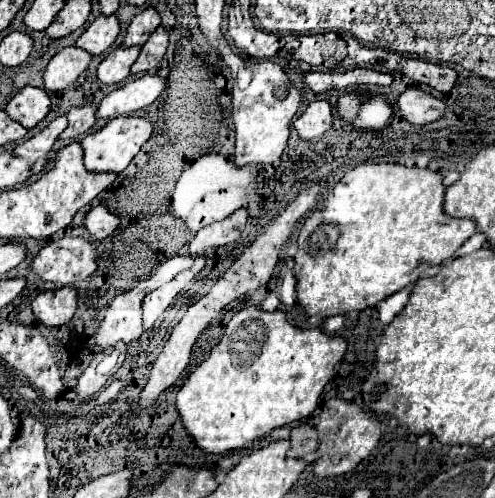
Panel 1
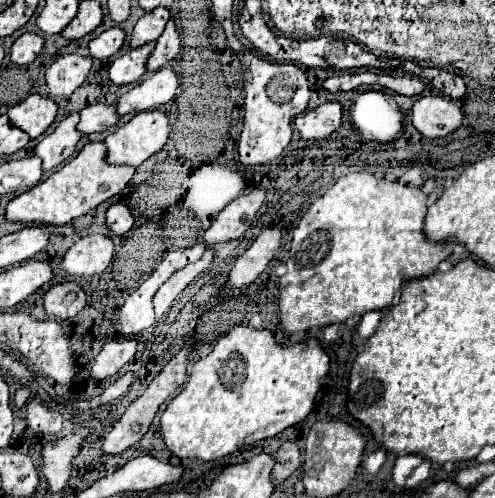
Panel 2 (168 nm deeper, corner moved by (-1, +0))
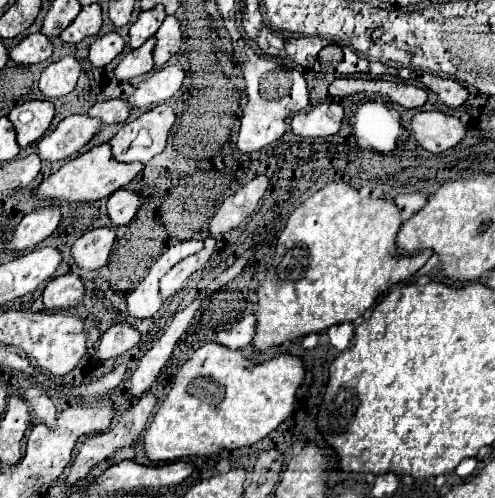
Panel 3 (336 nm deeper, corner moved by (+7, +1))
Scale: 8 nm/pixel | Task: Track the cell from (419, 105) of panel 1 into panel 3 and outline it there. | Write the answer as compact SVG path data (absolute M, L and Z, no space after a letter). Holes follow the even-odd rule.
M420 110L412 118L412 132L418 144L430 152L454 148L466 134L464 124L440 110Z

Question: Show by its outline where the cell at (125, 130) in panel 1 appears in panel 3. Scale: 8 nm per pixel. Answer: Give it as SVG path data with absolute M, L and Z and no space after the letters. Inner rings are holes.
M168 104L144 112L136 120L126 122L110 140L112 156L118 162L142 162L160 154L166 146L168 132L174 124L174 110Z

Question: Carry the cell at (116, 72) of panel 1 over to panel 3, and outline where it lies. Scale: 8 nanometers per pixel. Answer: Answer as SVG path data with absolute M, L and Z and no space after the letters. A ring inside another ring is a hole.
M148 38L140 48L130 50L120 60L120 64L114 68L114 76L118 80L130 80L130 78L148 74L154 68L154 62L152 62L152 48L154 48L154 44L156 44L156 40Z

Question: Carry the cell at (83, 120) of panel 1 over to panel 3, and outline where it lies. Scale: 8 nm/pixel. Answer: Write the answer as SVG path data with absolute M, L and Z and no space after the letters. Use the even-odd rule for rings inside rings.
M106 100L100 104L94 104L88 114L92 118L98 118L102 124L120 124L128 120L130 108L124 100Z

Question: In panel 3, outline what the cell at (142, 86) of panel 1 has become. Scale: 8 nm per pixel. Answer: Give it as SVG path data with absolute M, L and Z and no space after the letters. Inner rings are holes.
M176 64L164 66L160 70L152 70L134 90L134 94L128 96L130 108L150 108L156 104L162 104L170 100L178 88L182 86L184 70Z

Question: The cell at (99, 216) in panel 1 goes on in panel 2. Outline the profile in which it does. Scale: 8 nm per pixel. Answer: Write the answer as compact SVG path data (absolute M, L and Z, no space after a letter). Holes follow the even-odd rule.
M116 203L106 211L106 225L112 233L124 235L134 225L134 217L124 203Z

